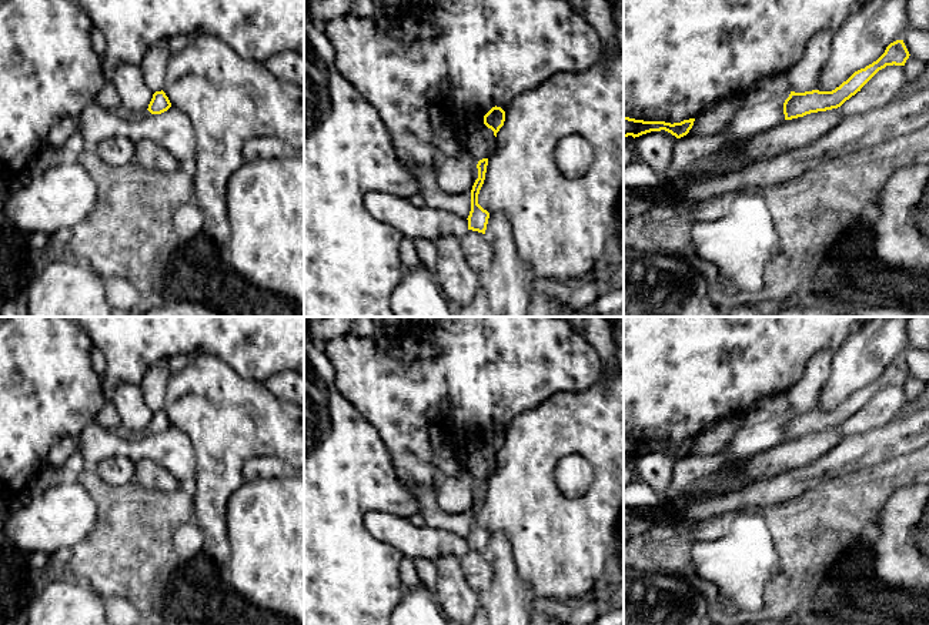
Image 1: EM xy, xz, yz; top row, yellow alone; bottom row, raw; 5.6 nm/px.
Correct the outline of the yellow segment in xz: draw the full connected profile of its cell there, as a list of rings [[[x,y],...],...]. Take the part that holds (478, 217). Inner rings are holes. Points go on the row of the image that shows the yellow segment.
[[[482,158],[477,164],[478,178],[475,180],[471,190],[471,211],[467,218],[468,230],[478,231],[482,234],[485,234],[489,213],[478,204],[478,194],[485,180],[487,166],[488,166],[488,158]]]

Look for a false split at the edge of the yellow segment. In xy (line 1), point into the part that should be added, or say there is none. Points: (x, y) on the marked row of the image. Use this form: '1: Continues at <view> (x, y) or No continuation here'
1: No continuation here

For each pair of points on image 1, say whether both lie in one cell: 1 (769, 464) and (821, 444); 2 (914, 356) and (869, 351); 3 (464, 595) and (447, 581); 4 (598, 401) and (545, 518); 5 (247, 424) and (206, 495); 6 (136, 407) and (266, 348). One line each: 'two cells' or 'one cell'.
1: one cell
2: two cells
3: one cell
4: one cell
5: one cell
6: two cells

